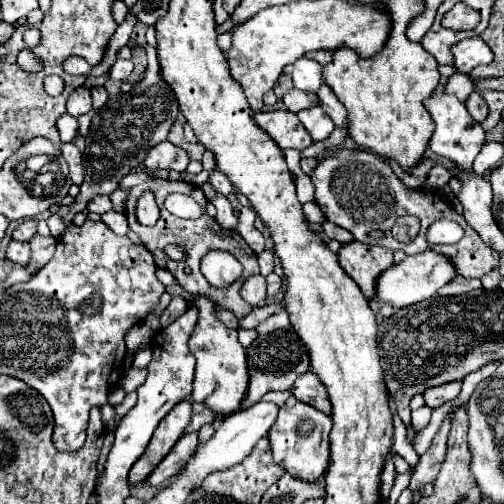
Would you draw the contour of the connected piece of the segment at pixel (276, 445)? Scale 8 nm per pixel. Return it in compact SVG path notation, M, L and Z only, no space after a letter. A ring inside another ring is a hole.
M293 395L279 409L279 417L269 429L269 441L273 459L281 465L289 475L301 479L315 479L327 471L329 465L329 431L331 417L317 411L315 407L297 401Z

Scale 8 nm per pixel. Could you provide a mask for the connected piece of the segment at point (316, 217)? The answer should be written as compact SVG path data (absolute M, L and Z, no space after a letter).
M311 201L311 203L305 203L305 205L303 205L303 211L305 211L305 215L307 215L307 219L309 219L311 223L317 223L317 225L325 223L325 217L323 217L321 209L315 205L315 201Z

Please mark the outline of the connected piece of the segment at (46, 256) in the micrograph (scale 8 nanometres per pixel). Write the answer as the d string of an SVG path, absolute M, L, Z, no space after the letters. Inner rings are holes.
M35 235L33 241L29 243L31 245L31 261L27 265L27 271L35 273L39 271L47 261L51 261L53 257L53 251L55 251L55 239L53 237L41 237L41 235Z

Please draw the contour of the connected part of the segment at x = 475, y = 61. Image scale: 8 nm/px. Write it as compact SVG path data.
M471 37L453 45L451 53L455 57L455 67L461 73L469 73L473 67L487 65L493 61L493 51L481 37Z

